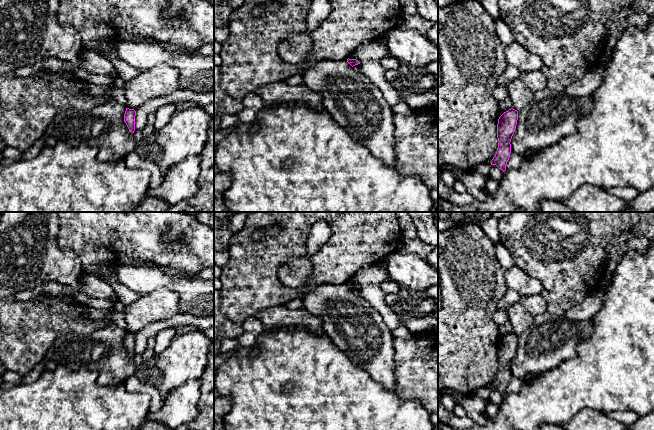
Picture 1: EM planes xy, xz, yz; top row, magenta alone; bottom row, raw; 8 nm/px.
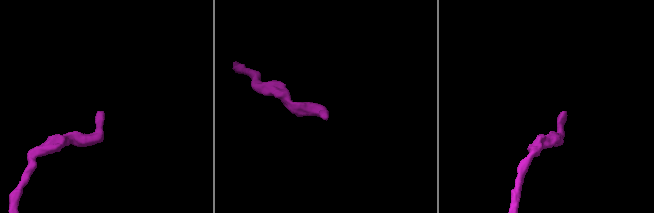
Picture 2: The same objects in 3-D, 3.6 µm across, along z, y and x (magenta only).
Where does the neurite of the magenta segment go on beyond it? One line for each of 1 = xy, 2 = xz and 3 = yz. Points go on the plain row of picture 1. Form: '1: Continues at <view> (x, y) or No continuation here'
1: No continuation here
2: No continuation here
3: No continuation here

